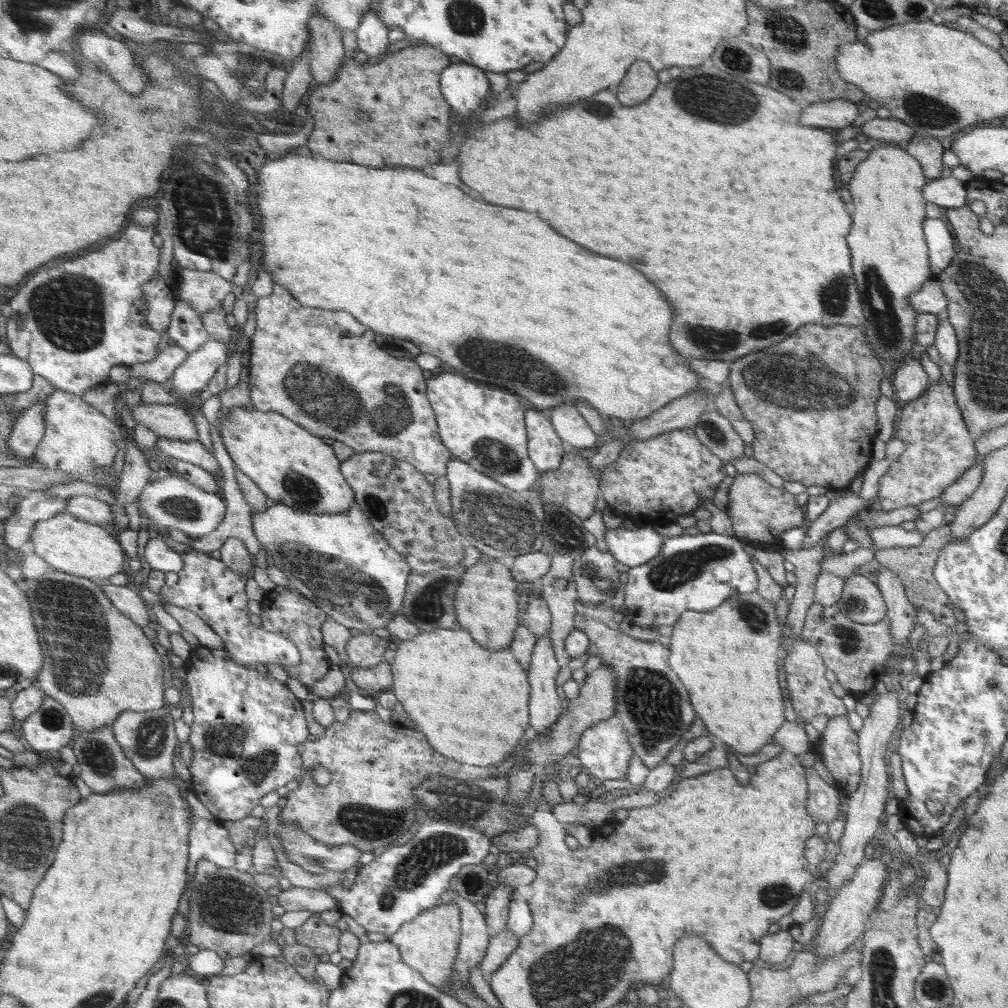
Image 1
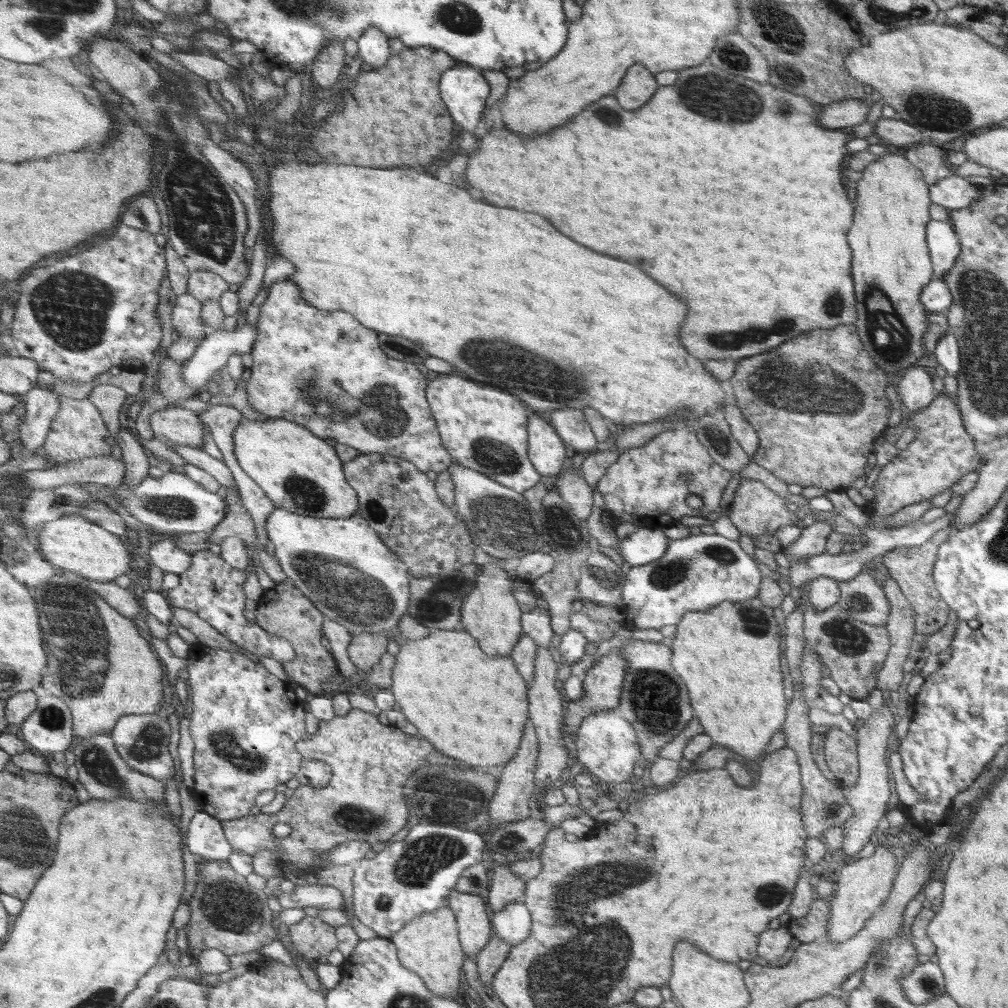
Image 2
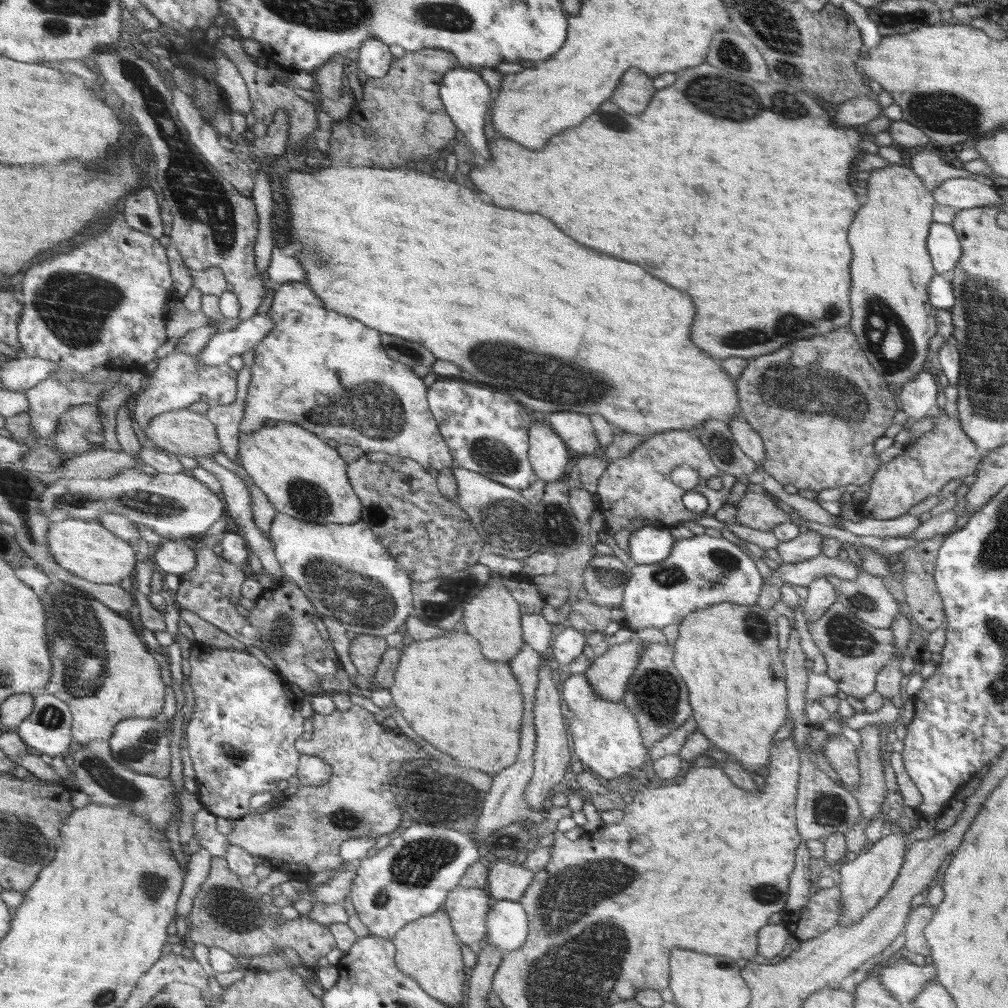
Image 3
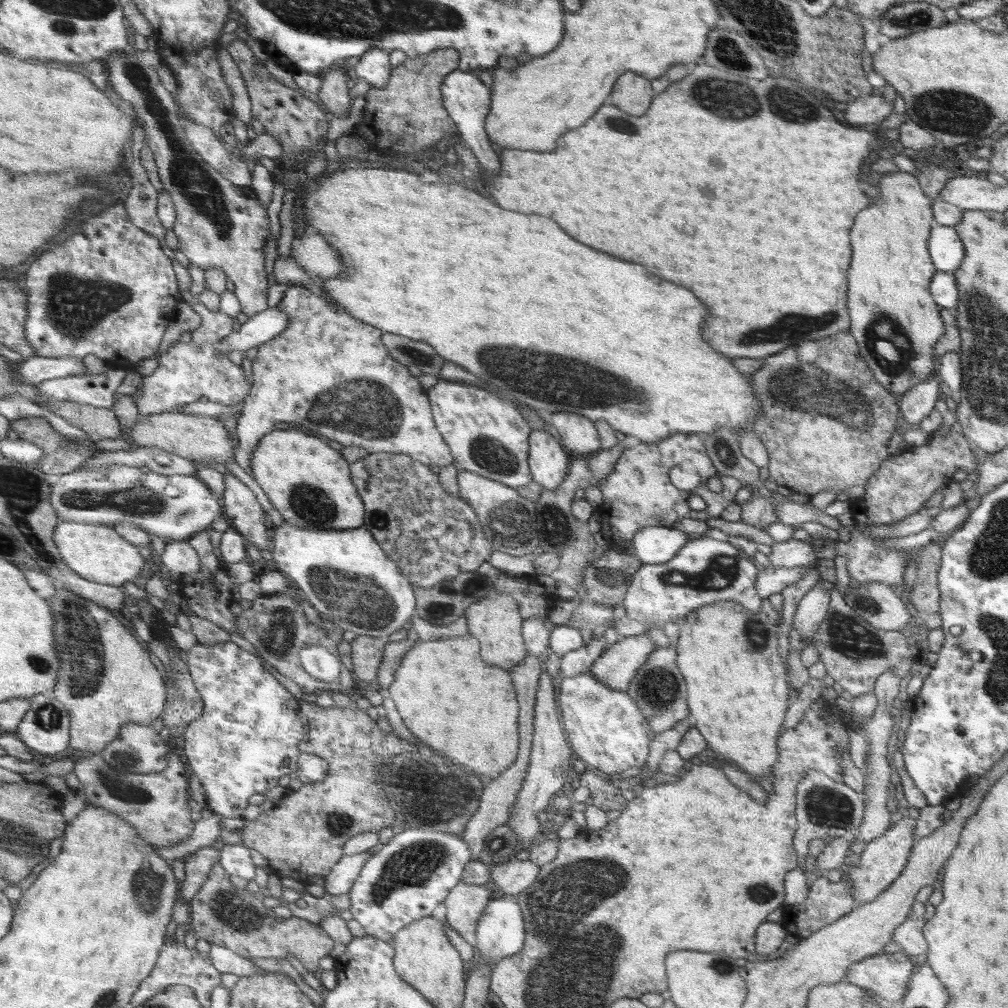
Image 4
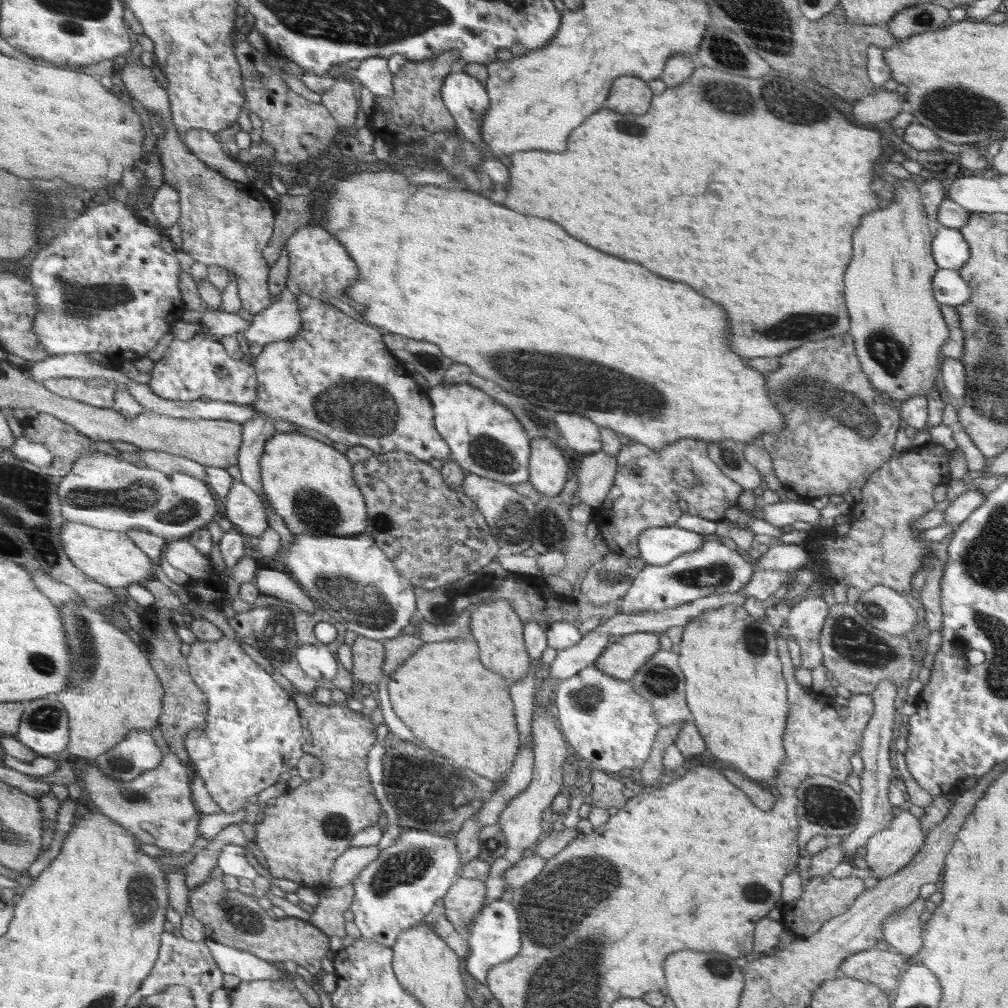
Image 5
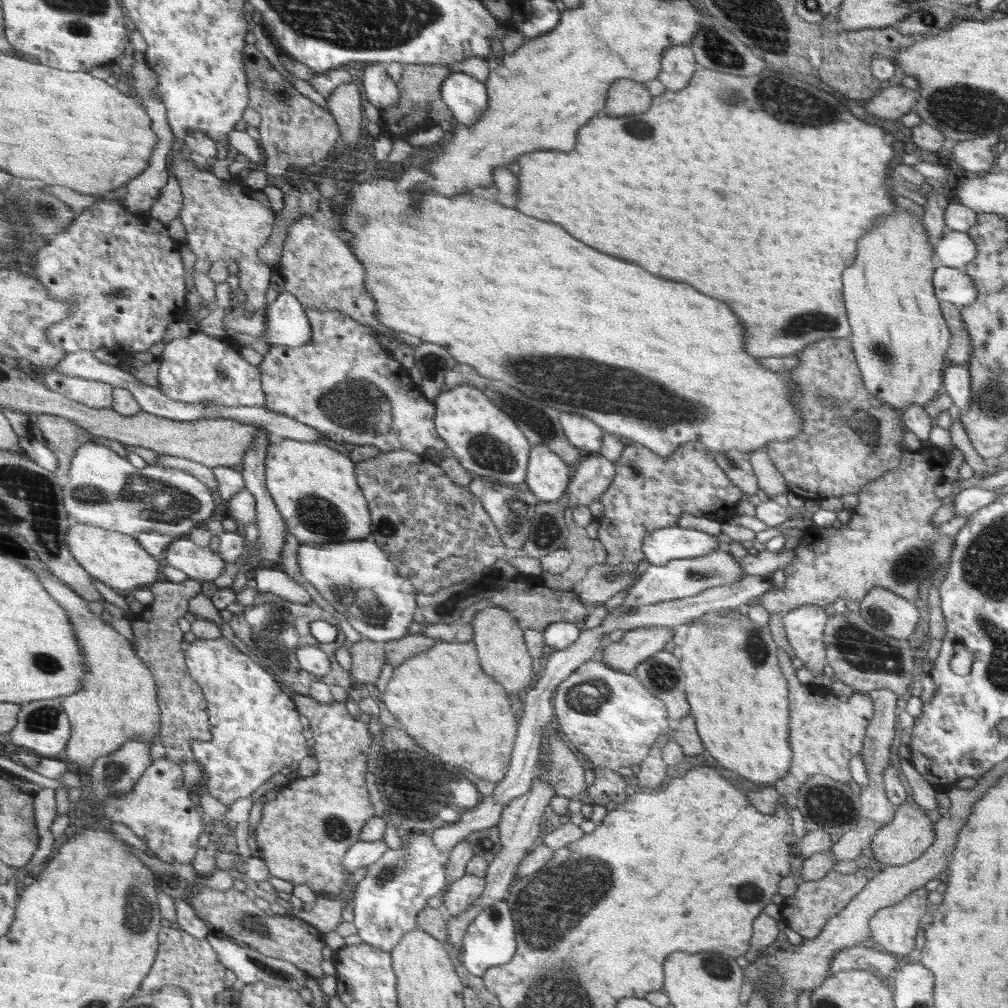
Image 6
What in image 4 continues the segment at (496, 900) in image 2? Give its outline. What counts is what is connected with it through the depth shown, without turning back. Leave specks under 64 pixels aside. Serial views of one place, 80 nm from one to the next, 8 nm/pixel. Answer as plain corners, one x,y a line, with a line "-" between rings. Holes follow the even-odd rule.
529,859
506,860
493,868
490,881
493,884
493,890
499,895
518,897
522,890
528,888
536,880
539,872
539,864
530,862

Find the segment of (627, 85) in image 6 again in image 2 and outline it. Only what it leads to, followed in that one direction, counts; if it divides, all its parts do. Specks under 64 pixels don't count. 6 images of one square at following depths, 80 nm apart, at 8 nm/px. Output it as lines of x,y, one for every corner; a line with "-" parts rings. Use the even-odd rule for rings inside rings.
642,64
629,68
628,74
630,76
625,76
621,80
622,84
612,94
624,110
638,110
650,100
652,94
656,94
660,85
657,83
656,76

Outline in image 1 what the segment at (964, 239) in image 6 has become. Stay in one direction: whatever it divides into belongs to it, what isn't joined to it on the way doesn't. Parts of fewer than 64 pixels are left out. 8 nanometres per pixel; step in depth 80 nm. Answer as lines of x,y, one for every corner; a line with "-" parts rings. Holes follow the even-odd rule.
926,218
924,222
925,239
929,247
929,263
936,277
950,266
954,256
954,238
944,222
944,218

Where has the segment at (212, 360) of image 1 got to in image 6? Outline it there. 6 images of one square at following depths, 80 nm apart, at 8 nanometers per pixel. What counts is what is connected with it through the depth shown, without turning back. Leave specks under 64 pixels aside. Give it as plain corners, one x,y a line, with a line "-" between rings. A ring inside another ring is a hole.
282,292
268,305
266,326
260,338
270,346
304,346
310,342
310,321
304,308
290,292

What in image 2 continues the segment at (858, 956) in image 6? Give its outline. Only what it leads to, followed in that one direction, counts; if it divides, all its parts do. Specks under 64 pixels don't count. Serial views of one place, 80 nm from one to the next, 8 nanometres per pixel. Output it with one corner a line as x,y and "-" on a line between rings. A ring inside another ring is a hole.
934,959
919,964
907,976
901,978
906,998
917,1006
946,994
942,969

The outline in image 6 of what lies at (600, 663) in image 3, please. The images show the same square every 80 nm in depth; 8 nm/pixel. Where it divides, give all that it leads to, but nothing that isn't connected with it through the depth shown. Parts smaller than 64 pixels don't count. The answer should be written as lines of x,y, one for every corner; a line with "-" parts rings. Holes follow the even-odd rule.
644,626
626,631
620,641
609,642
602,649
605,664
632,673
641,662
664,649
673,634
669,626

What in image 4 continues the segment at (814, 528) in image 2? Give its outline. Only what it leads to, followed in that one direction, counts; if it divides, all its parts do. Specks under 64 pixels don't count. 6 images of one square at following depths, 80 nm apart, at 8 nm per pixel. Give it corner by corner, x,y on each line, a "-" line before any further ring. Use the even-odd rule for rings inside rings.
791,538
779,543
775,542
771,548
772,552
767,558
772,567
794,568
808,565
817,559
812,543
807,541

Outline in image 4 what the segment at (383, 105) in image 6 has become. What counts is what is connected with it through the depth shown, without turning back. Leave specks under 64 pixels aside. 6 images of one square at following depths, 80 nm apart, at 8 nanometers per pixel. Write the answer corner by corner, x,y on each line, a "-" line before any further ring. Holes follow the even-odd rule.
373,48
360,57
359,63
350,68
349,74
356,79
364,78
375,89
387,85
392,74
389,52

